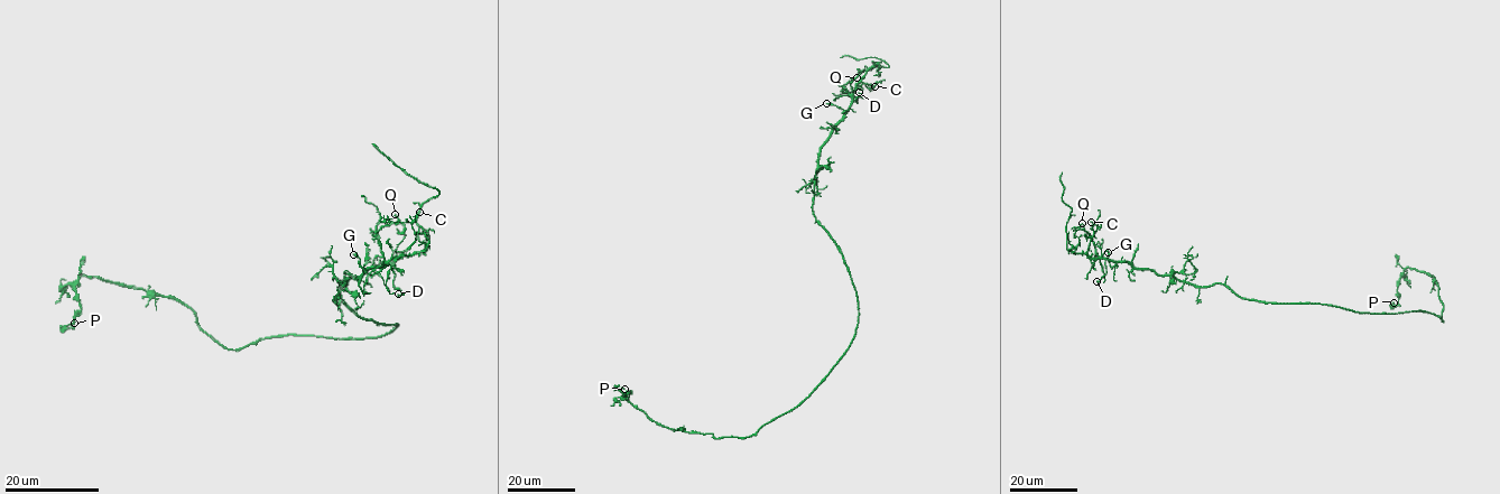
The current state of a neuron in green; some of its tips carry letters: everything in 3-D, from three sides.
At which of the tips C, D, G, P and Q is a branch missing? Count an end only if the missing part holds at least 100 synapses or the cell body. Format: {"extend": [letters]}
{"extend": []}

